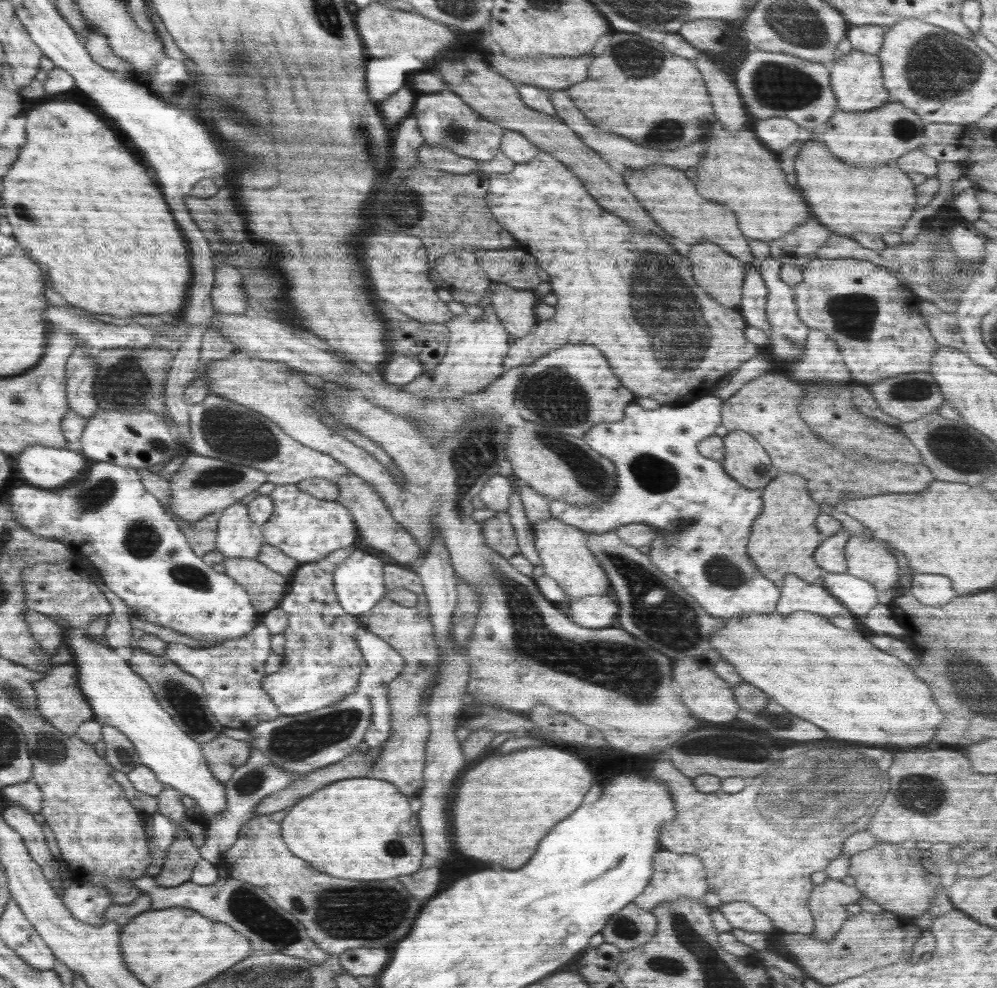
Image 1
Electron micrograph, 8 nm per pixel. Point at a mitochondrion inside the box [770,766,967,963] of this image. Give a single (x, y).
(915, 794)

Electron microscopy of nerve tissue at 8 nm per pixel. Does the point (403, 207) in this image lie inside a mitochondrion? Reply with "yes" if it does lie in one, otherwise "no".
yes

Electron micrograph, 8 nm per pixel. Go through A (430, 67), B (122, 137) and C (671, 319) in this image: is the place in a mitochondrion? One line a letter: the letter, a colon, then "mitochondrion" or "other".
A: other
B: other
C: mitochondrion

